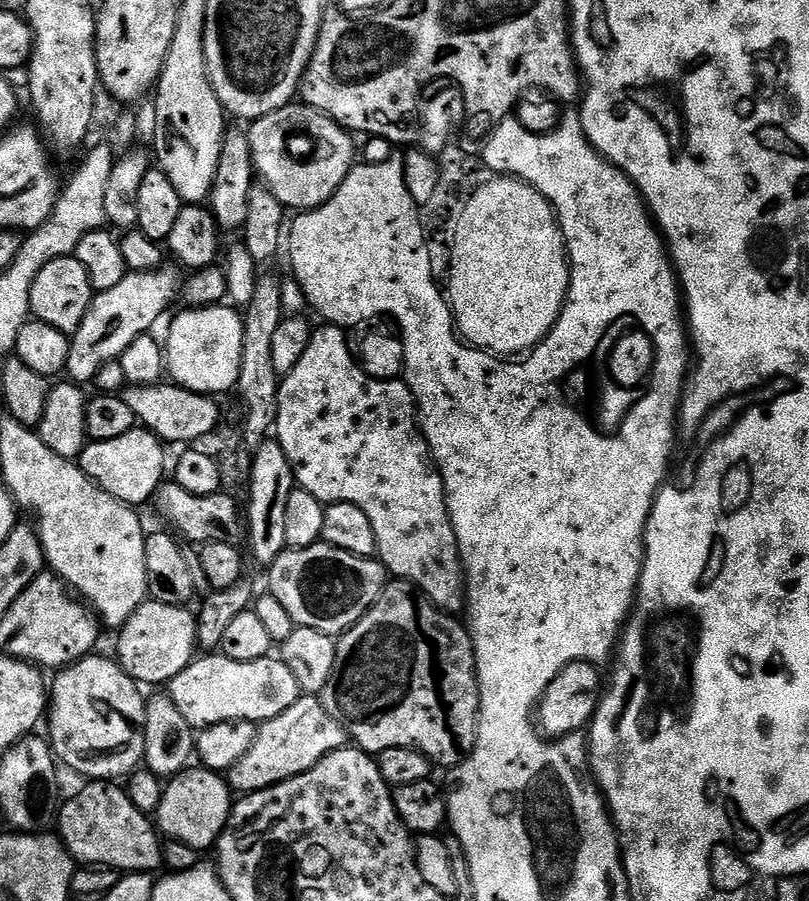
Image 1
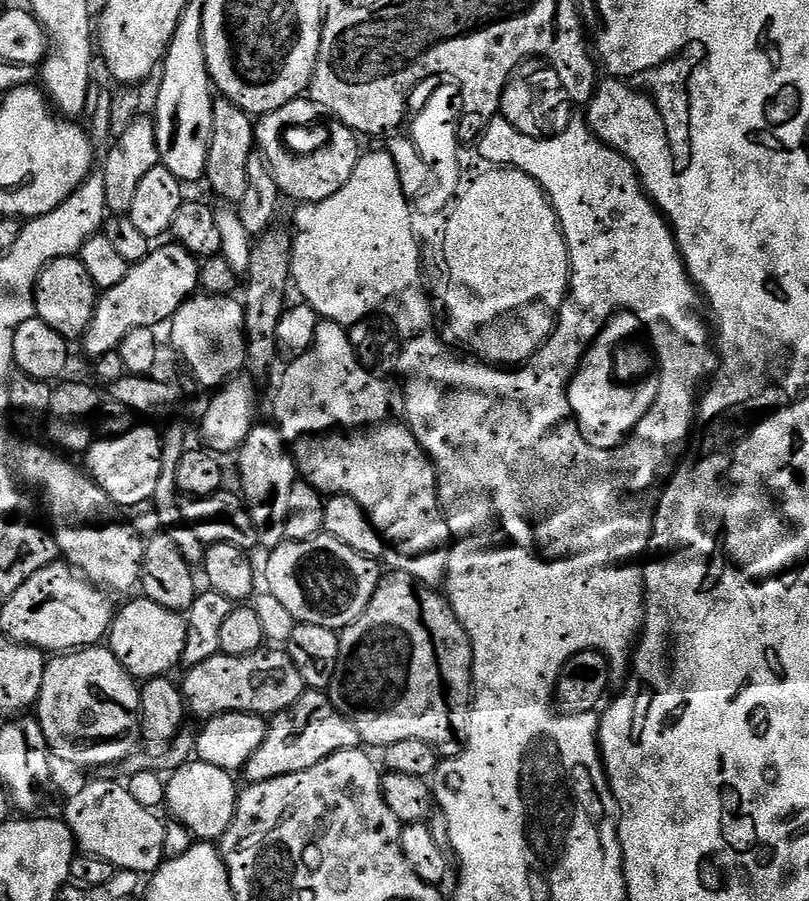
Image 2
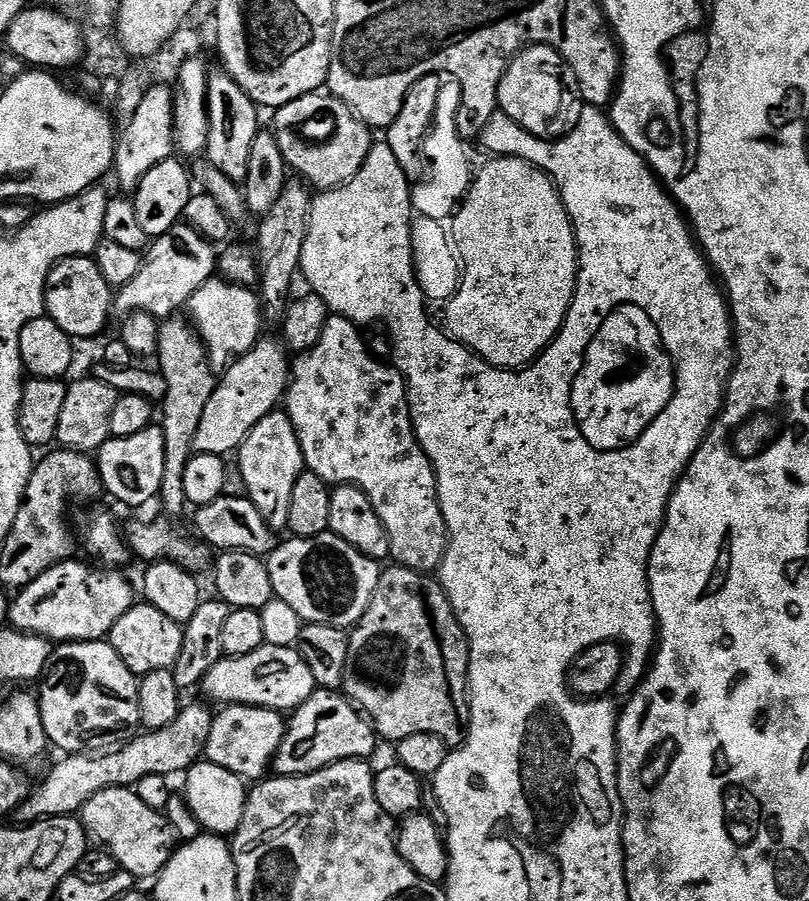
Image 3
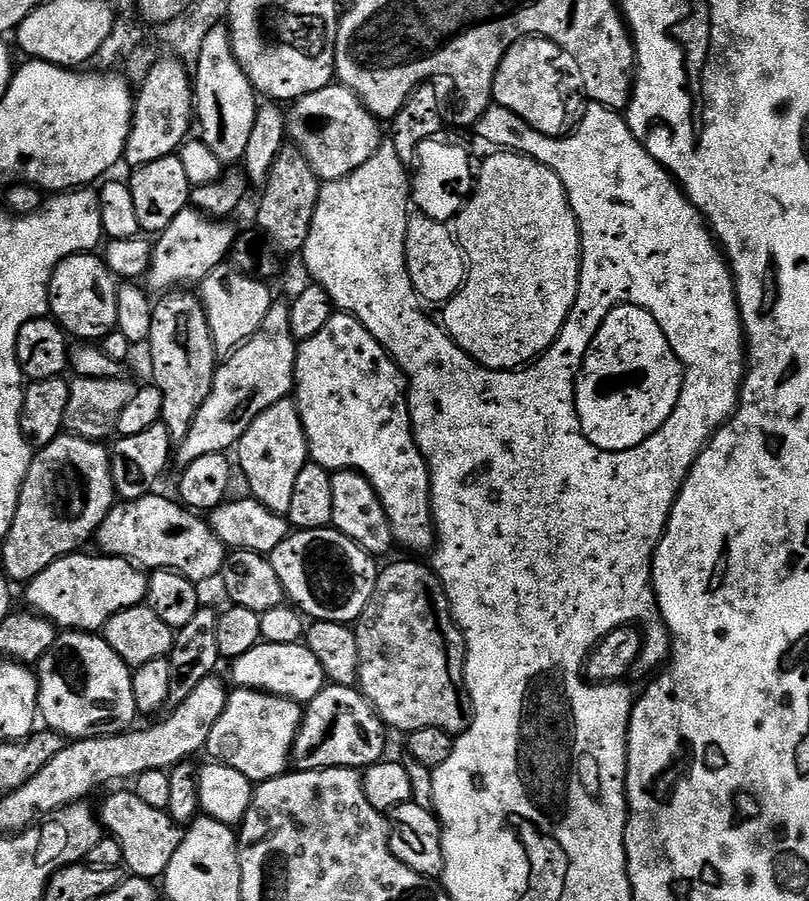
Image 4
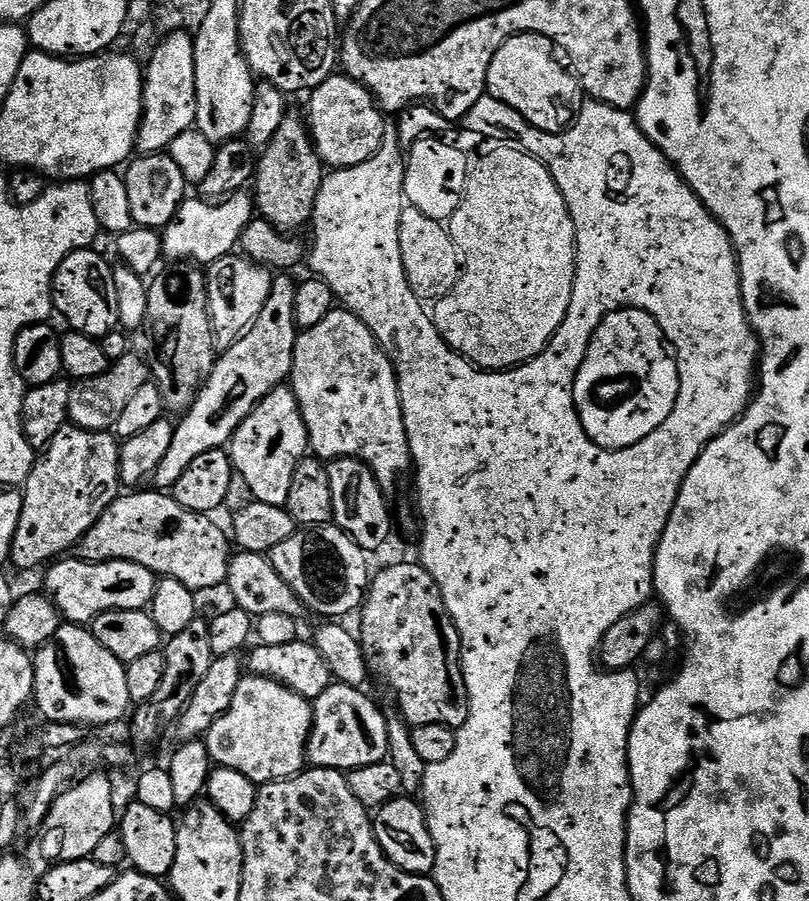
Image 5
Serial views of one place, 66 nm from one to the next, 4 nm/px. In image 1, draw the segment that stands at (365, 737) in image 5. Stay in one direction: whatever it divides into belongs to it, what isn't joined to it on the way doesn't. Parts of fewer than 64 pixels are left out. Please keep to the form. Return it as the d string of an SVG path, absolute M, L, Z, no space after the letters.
M302 694L294 706L282 710L278 718L265 720L257 727L254 746L250 746L244 757L226 773L228 787L236 794L261 792L274 784L309 772L318 766L318 762L322 762L322 758L345 747L349 740L342 725L326 714L326 706L322 706L319 695Z

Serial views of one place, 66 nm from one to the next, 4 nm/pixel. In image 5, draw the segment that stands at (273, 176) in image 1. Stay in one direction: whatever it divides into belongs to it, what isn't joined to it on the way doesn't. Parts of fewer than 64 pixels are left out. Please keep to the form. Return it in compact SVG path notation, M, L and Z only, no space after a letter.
M333 74L326 78L326 82L312 89L307 100L306 123L312 133L312 143L329 169L358 166L369 160L382 146L386 116L363 84L346 74Z

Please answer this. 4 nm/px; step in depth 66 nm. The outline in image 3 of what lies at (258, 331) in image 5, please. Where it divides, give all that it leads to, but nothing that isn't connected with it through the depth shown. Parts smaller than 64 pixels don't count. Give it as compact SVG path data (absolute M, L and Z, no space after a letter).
M261 338L257 340L256 345L246 355L237 356L227 368L223 369L214 394L210 394L210 402L206 402L206 410L202 413L202 422L198 422L198 434L194 434L193 453L201 452L222 457L227 457L228 452L235 453L250 434L250 430L254 426L258 426L258 422L262 422L262 418L277 411L279 404L276 403L279 400L281 403L285 399L289 383L290 356L283 343L279 339Z

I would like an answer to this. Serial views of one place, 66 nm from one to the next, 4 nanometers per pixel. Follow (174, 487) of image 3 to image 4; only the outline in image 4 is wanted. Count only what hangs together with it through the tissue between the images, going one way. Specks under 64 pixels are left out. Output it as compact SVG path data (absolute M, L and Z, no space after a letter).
M169 290L153 303L147 348L152 355L151 383L162 394L160 419L173 445L178 446L182 438L190 434L190 426L194 426L194 418L210 394L218 367L218 353L212 341L204 305L195 291Z

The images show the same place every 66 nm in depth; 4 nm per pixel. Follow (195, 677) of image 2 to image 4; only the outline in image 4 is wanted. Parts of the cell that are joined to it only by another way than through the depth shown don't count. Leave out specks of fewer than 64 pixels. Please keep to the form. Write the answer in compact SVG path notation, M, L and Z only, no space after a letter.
M303 642L290 645L258 643L254 650L246 650L246 654L231 661L230 668L233 680L231 683L235 687L295 700L301 706L307 706L326 687L322 664L318 662L318 658L314 658L314 654Z

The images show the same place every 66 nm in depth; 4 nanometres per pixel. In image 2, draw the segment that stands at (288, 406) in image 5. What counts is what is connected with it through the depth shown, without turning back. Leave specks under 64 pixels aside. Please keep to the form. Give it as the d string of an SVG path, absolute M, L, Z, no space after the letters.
M257 423L238 449L242 499L256 527L257 545L264 550L283 544L286 534L286 509L290 506L290 486L298 479L298 469L280 429L271 423Z

